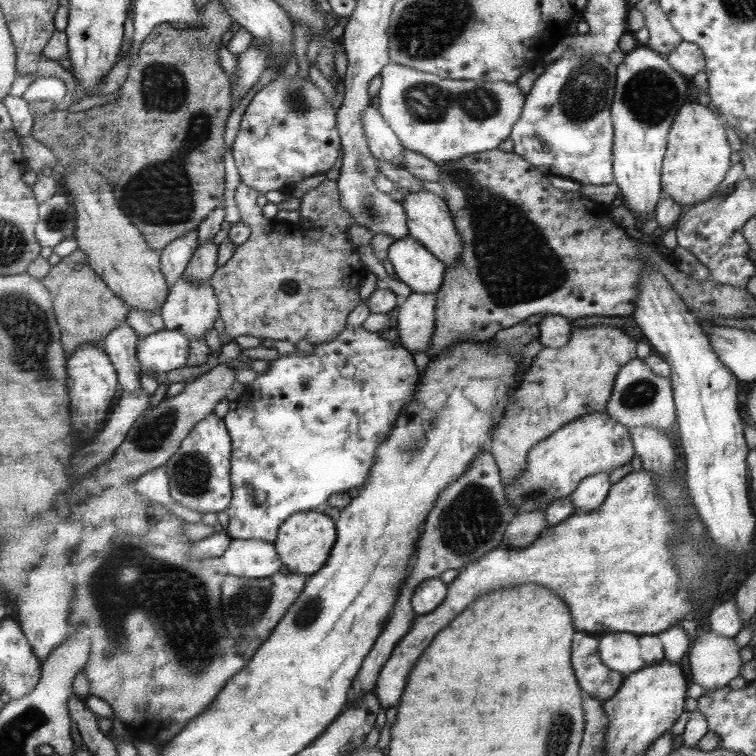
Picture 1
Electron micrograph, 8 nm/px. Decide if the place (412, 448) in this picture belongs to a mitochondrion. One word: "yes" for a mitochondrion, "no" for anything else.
yes

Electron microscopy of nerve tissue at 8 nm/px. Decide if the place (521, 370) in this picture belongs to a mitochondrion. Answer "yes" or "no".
no

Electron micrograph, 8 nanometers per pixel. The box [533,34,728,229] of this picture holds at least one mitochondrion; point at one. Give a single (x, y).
(650, 98)

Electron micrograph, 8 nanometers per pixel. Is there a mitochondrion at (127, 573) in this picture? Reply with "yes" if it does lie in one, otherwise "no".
yes

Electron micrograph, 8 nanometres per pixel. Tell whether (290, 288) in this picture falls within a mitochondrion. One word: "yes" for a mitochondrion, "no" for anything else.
yes

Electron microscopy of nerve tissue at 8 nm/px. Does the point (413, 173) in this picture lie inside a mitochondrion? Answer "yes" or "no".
no

